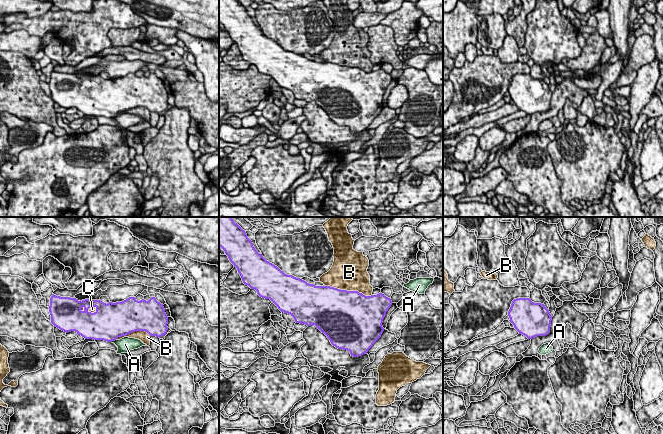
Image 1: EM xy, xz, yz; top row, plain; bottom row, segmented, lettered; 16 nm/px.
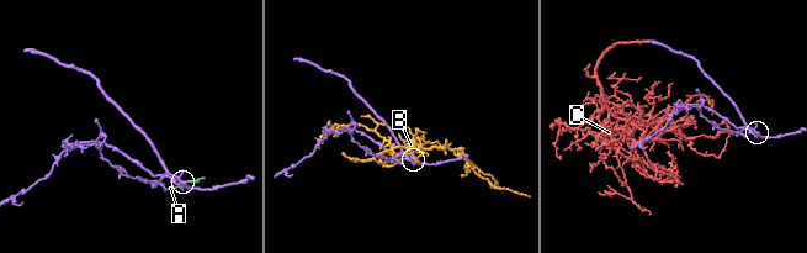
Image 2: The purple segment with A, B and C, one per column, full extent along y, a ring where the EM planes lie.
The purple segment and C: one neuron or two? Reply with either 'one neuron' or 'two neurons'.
one neuron

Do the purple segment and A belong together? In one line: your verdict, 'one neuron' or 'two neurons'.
two neurons

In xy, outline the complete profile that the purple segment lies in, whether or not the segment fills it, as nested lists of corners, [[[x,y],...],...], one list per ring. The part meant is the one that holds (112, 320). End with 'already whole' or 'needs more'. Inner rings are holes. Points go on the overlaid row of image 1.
[[[53,294],[50,298],[49,312],[54,327],[66,333],[75,331],[85,339],[112,342],[118,337],[135,331],[145,331],[150,336],[160,338],[166,335],[168,330],[168,317],[165,309],[155,297],[151,297],[148,301],[144,299],[138,301],[135,297],[129,297],[122,302],[106,304],[101,300],[79,301],[76,298],[60,297]]]; needs more

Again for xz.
[[[219,217],[219,247],[237,268],[245,285],[255,289],[260,297],[270,299],[281,312],[290,314],[296,323],[315,325],[336,348],[359,357],[381,337],[383,319],[392,305],[391,299],[384,294],[365,296],[358,291],[315,286],[285,274],[255,249],[246,232],[231,217]]]; already whole

